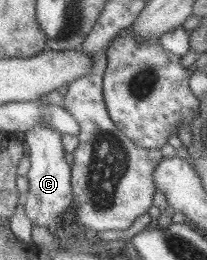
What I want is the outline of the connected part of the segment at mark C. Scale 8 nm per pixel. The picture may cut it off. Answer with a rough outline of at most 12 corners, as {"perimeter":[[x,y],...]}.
{"perimeter":[[23,134],[30,160],[23,211],[49,227],[72,201],[61,134]]}

